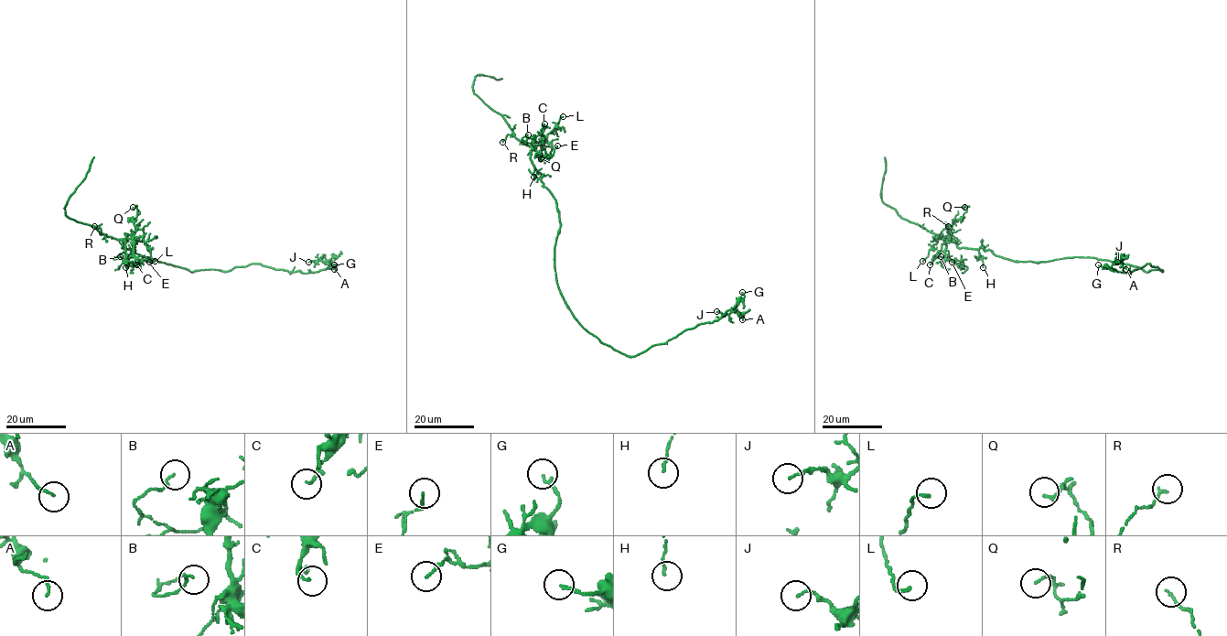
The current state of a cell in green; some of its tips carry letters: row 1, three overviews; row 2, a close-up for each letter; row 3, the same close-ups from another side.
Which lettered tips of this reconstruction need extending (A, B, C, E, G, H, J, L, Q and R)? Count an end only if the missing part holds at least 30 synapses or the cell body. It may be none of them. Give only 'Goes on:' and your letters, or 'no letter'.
Goes on: no letter

